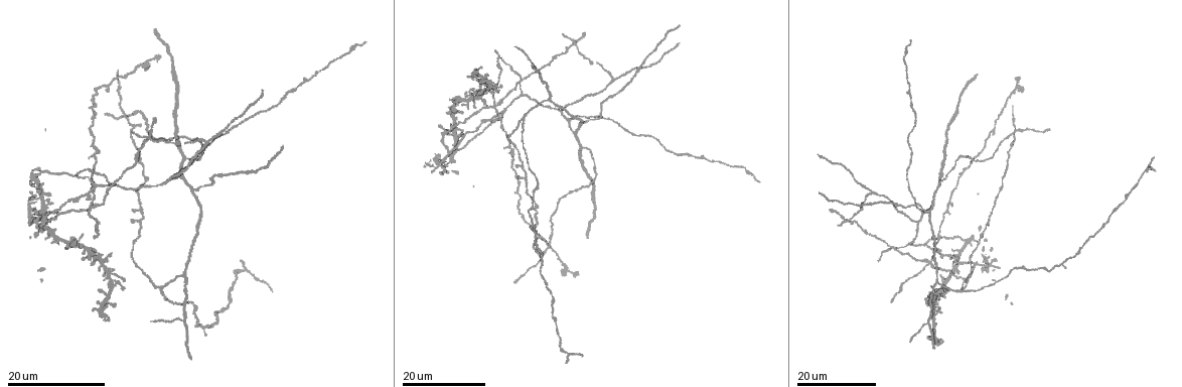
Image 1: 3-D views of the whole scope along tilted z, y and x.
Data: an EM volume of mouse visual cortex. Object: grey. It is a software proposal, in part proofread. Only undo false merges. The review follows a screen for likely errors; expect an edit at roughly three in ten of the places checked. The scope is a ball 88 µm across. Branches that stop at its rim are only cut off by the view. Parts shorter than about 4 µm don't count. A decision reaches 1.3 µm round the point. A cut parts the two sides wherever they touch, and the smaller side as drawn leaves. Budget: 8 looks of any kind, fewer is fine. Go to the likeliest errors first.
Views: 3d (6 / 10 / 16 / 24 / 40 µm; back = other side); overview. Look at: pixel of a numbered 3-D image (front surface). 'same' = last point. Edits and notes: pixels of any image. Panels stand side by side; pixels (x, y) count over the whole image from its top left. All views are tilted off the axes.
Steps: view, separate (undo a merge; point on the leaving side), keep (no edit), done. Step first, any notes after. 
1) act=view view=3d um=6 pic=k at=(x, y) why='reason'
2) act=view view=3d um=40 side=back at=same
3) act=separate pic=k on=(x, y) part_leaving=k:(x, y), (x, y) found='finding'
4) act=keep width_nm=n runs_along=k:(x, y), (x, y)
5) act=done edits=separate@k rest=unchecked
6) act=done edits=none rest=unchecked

act=view view=3d um=24 pic=1 at=(184, 275) why='a fork'

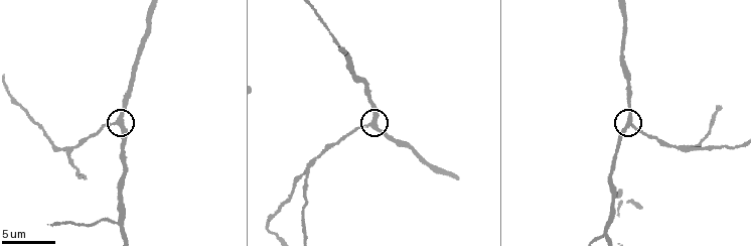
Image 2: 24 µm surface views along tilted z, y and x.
act=view view=3d um=10 pic=2 at=(631, 122)

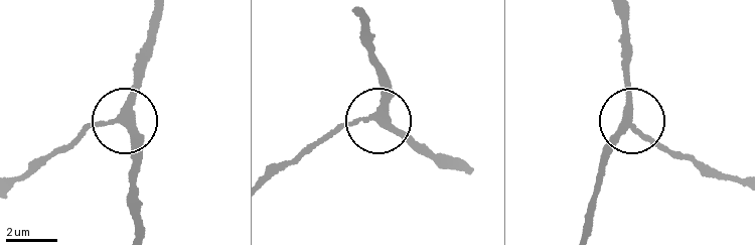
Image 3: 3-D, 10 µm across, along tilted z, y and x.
act=keep runs_along=3:(159, 10), (125, 117), (139, 155) found='all the same neuron'

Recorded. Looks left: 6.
act=view view=3d um=10 pic=2 at=(118, 223) why='three-way junction'

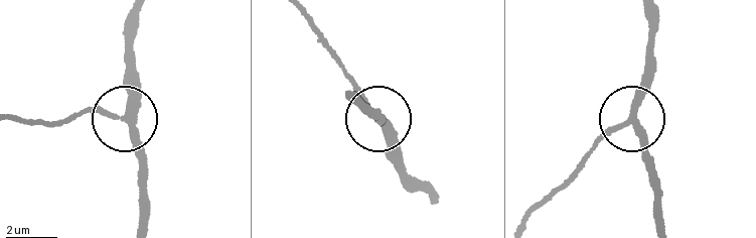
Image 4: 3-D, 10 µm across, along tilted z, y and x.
act=keep side_arm_um=9 arms=3 found='continuous, no second neuron'

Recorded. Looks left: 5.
act=view view=3d um=10 pic=2 at=(306, 173)

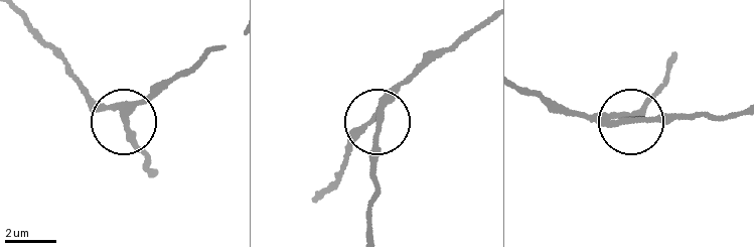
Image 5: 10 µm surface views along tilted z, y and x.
act=keep width_nm=190 runs_along=5:(484, 22), (432, 55), (342, 159) found='all the same neuron'

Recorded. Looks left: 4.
act=view view=3d um=16 pic=1 at=(612, 79) why='branch point'

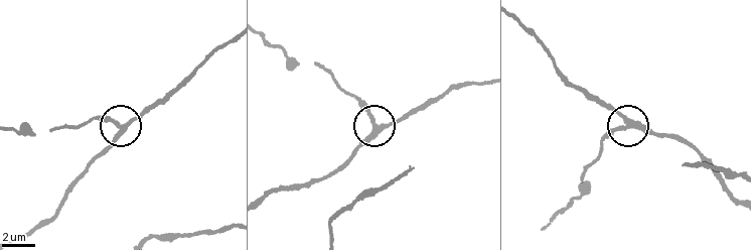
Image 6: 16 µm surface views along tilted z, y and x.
act=view view=3d um=6 pic=6 at=(125, 126)

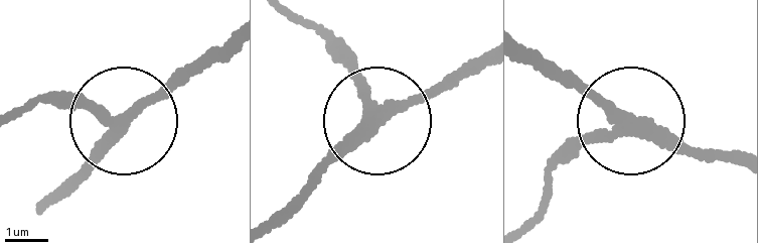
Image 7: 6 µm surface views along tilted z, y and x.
act=keep arms=3 runs_along=7:(731, 159), (626, 120), (580, 135), (561, 160) found='one neuron here'

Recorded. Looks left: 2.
act=done edits=none rest=unchecked

